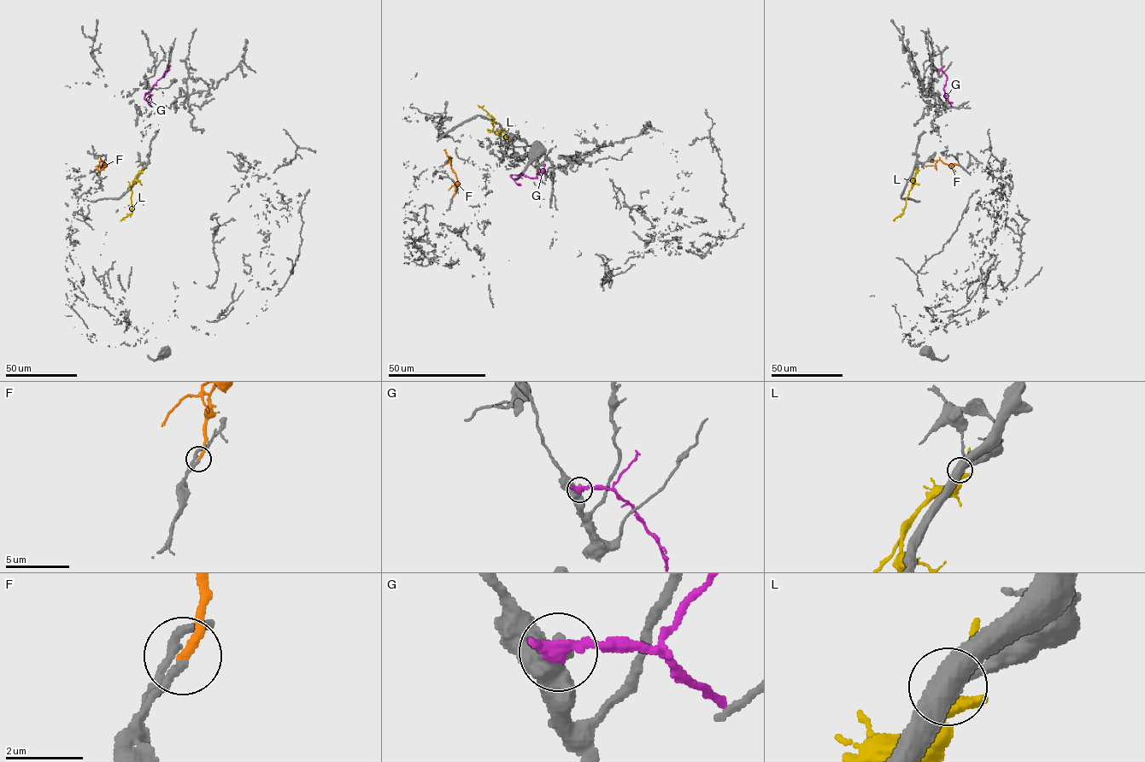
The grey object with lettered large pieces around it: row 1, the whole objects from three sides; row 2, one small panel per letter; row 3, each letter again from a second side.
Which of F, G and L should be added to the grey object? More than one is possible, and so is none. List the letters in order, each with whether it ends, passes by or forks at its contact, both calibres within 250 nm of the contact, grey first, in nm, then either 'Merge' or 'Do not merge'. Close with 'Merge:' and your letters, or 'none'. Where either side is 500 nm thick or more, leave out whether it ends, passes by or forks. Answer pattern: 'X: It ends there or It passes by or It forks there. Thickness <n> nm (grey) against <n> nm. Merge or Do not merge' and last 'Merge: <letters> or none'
F: It ends there. Thickness 190 nm (grey) against 240 nm. Merge
G: Thickness 650 nm (grey) against 400 nm. Do not merge
L: It passes by. Thickness 180 nm (grey) against 110 nm. Do not merge
Merge: F

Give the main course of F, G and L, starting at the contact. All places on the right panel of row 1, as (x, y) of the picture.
F: (960, 166), (948, 165), (938, 160), (936, 166), (926, 166)
G: (937, 70), (941, 69), (947, 78), (943, 90), (947, 100), (948, 94)
L: (917, 170), (903, 213), (893, 220)

